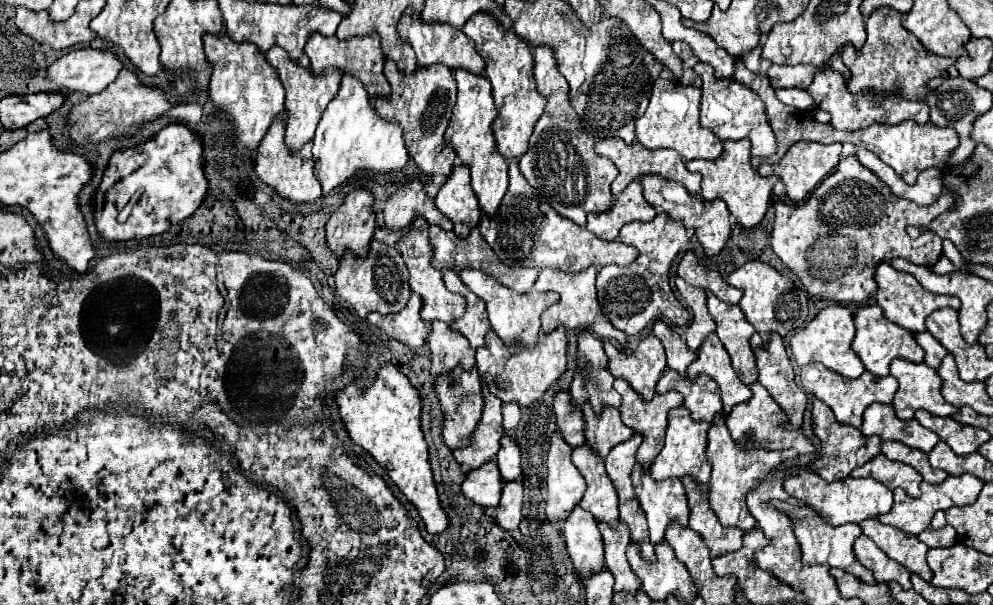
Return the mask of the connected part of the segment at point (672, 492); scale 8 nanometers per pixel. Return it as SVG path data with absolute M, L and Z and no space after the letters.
M636 463L632 471L632 481L638 501L646 513L650 525L650 541L654 545L664 541L664 531L670 521L678 519L680 525L688 525L690 509L686 489L678 477L654 481L650 473Z

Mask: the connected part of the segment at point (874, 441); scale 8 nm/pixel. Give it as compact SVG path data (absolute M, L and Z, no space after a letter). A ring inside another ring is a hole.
M814 399L814 403L812 403L812 421L814 421L814 433L820 439L820 455L812 461L812 471L818 473L828 483L846 479L852 473L852 469L862 467L864 463L868 463L870 459L874 459L880 453L880 437L876 437L876 435L864 437L860 433L860 429L838 423L832 409L820 399Z

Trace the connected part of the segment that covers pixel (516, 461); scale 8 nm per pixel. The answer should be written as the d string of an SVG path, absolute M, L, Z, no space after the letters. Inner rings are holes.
M504 435L500 439L500 451L496 455L496 463L504 481L514 481L520 477L520 449L512 435Z

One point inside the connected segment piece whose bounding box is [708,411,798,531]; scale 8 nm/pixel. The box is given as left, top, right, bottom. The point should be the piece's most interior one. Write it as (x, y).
(735, 470)

